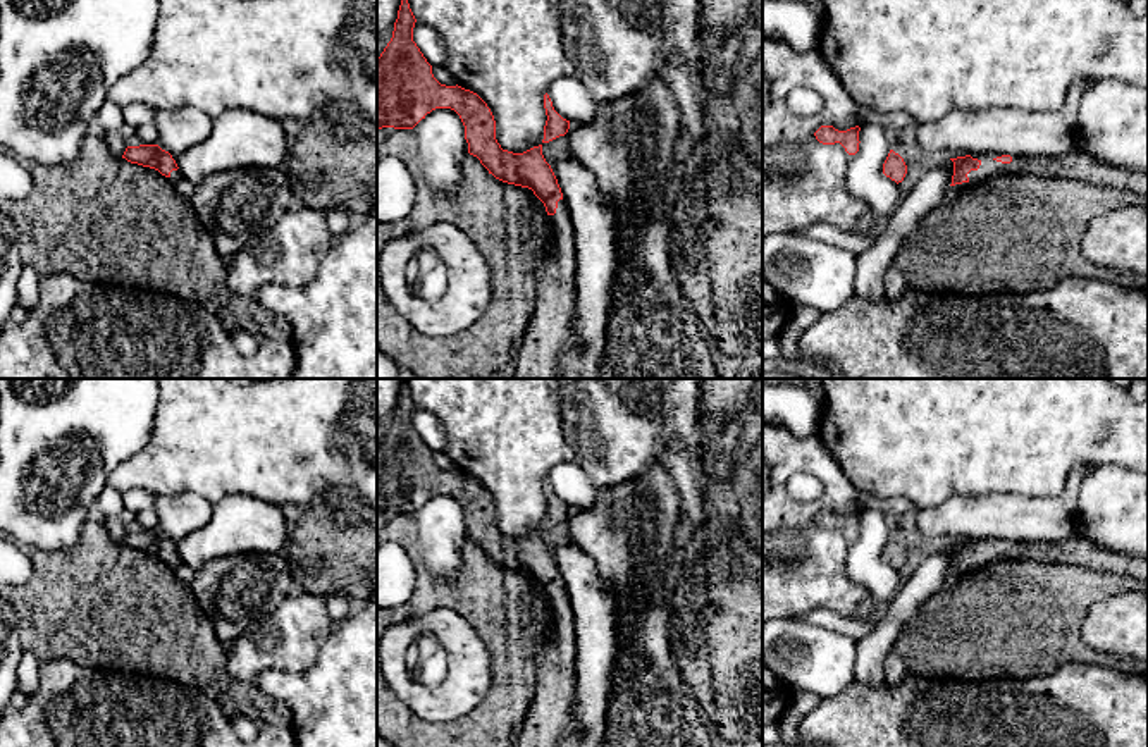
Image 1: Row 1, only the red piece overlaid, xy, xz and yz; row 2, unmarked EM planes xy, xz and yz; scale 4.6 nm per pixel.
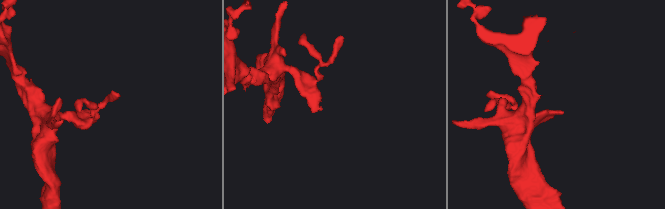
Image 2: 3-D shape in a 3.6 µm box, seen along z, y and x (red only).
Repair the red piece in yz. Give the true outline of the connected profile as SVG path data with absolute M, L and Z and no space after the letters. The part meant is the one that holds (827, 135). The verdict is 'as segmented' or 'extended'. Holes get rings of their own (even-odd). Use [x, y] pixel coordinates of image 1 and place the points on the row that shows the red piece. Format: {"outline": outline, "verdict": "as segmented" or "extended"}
{"outline": "M821 126L814 136L823 145L840 143L849 155L855 155L859 151L859 131L861 127L850 127L847 131L838 131L833 126Z", "verdict": "as segmented"}

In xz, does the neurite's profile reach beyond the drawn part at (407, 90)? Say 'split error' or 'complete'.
split error

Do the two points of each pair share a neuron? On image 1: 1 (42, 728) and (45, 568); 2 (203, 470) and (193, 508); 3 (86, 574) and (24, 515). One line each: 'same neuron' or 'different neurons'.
1: different neurons
2: different neurons
3: different neurons

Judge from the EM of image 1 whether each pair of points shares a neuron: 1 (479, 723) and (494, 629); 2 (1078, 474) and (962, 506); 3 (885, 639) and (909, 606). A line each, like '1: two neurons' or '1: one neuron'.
1: one neuron
2: one neuron
3: one neuron

